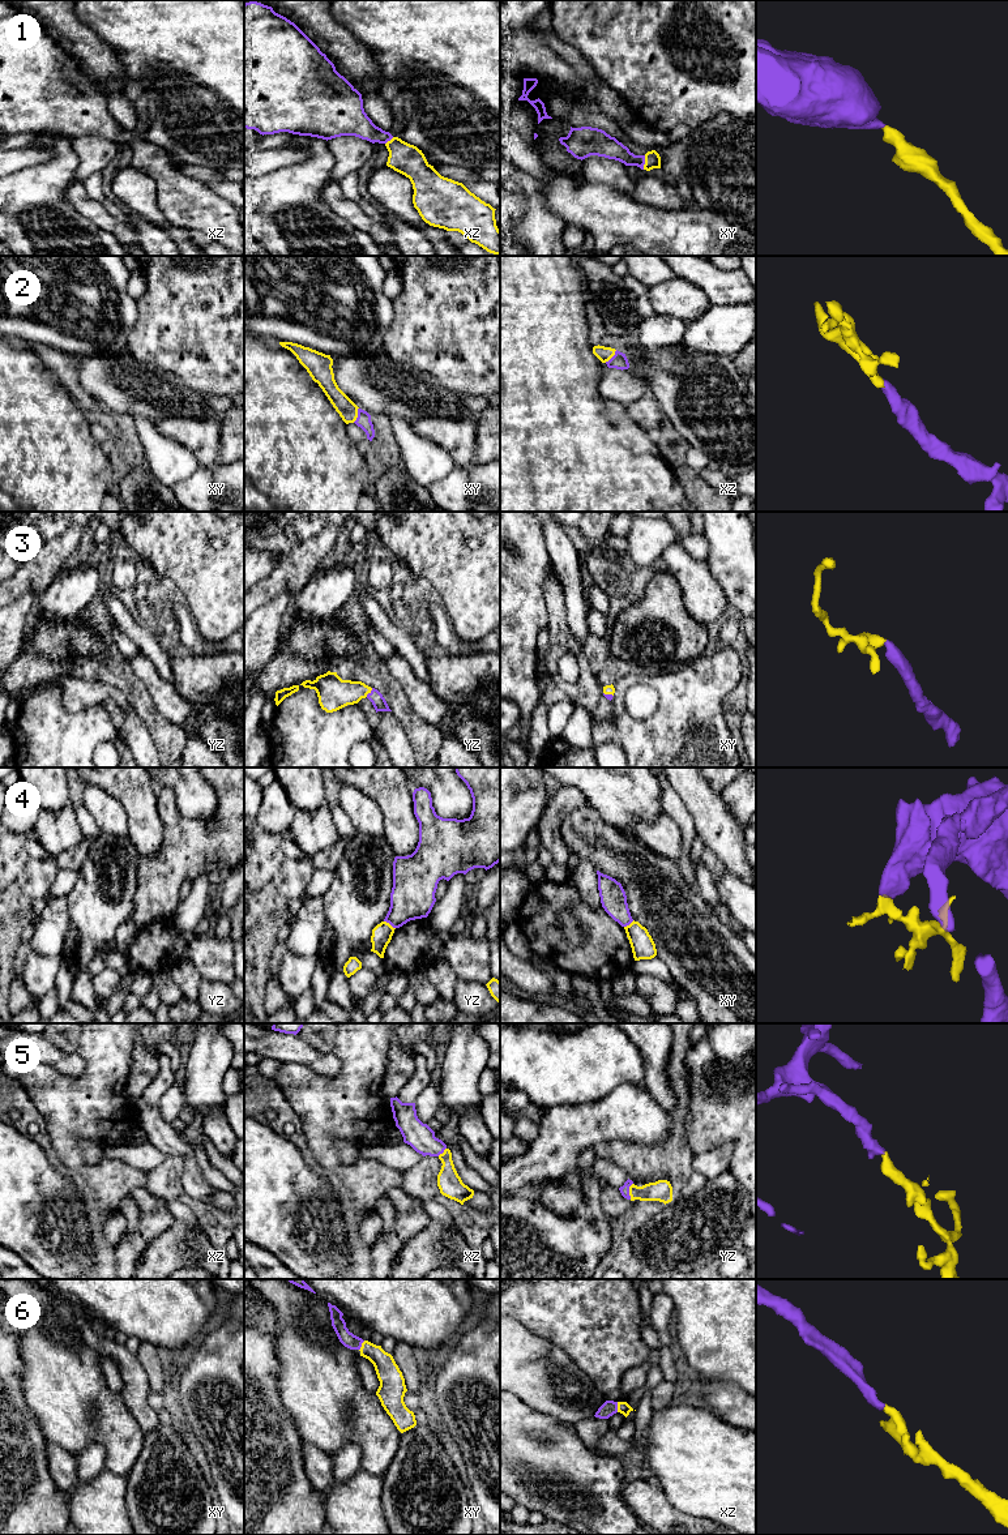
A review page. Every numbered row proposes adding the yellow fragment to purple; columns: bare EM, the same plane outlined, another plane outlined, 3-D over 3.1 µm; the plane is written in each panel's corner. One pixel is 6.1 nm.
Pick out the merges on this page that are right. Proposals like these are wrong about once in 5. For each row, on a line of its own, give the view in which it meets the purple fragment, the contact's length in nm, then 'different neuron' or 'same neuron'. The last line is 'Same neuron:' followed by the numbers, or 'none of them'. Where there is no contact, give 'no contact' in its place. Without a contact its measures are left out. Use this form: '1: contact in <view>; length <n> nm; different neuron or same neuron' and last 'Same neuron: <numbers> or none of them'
1: contact in xy; length 90 nm; same neuron
2: contact in xy; length 100 nm; same neuron
3: contact in yz; length 70 nm; same neuron
4: contact in yz; length 90 nm; different neuron
5: contact in yz; length 110 nm; same neuron
6: contact in xz; length 60 nm; same neuron
Same neuron: 1, 2, 3, 5, 6

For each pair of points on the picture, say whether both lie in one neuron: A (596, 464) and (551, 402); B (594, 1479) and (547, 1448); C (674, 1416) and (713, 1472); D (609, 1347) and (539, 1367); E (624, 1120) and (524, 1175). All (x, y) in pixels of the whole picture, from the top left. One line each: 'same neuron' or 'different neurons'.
A: same neuron
B: same neuron
C: same neuron
D: different neurons
E: same neuron

